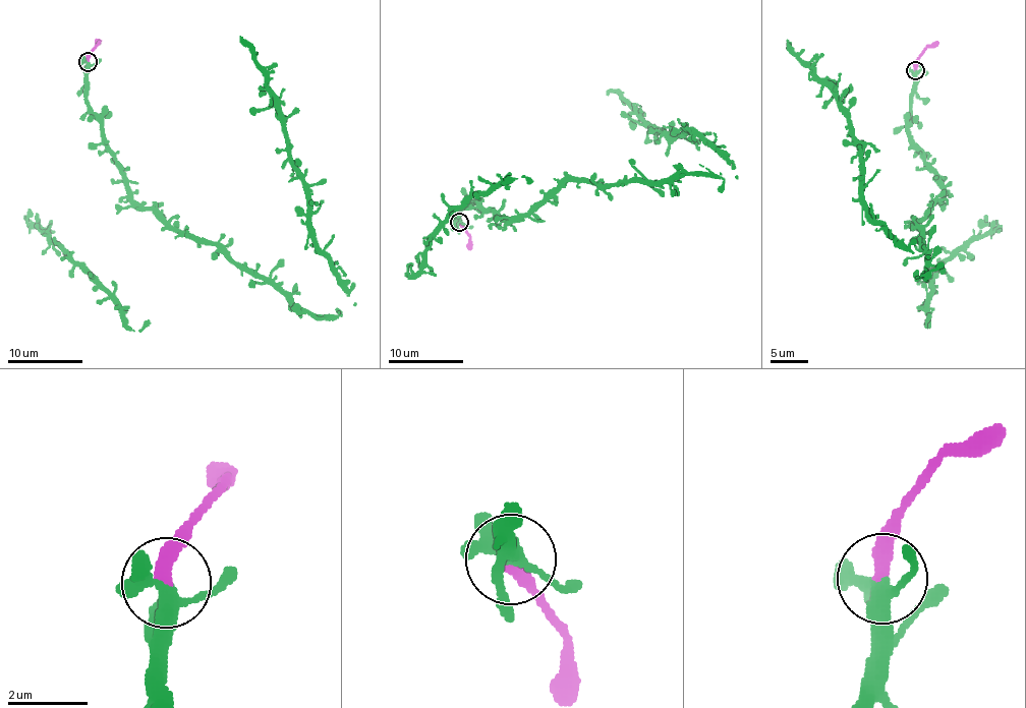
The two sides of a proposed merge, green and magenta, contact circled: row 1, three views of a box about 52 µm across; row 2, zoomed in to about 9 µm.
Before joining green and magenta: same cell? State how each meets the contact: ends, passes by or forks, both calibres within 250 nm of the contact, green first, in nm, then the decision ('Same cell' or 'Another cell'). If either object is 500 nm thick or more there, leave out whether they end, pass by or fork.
At the ring green forks. At the ring magenta ends. Thickness 320 nm (green) against 400 nm. Same cell

